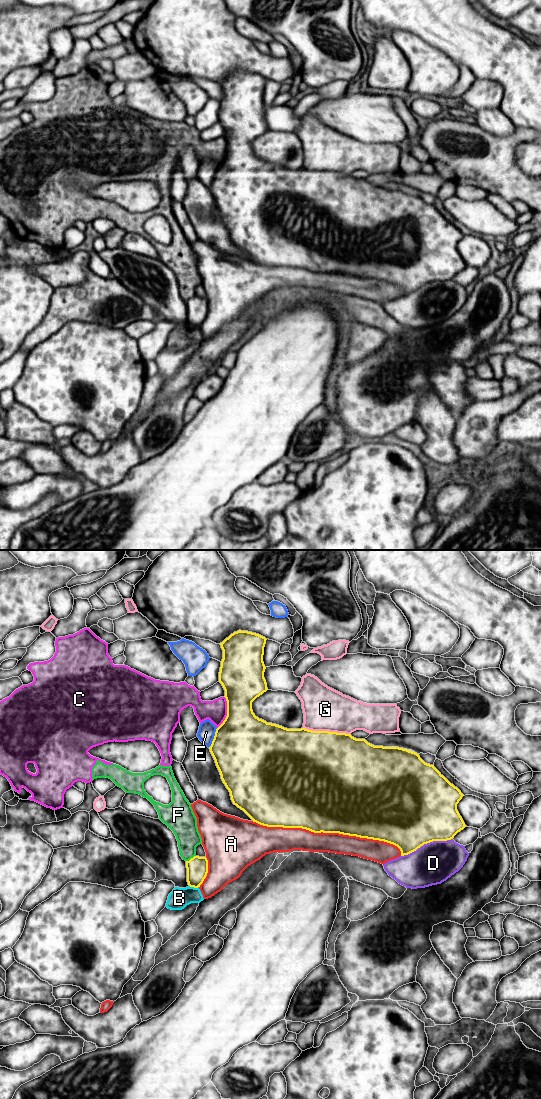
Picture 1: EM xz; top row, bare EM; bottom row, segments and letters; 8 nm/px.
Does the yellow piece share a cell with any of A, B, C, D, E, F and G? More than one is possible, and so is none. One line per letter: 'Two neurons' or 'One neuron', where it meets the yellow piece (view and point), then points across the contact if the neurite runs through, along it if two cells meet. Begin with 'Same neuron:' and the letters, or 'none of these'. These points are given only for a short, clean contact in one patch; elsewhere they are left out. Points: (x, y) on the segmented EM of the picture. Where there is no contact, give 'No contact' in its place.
Same neuron: none of these
A: Two neurons. Touches yellow at xz (329, 832)
B: Two neurons. Touches yellow at xz (194, 887)
C: Two neurons. Touches yellow at xz (227, 712)
D: Two neurons. Touches yellow at xz (426, 843)
E: Two neurons. Touches yellow at xz (214, 738)
F: Two neurons. Touches yellow at xz (191, 858). Boundary: xz (195, 855), (186, 861)
G: Two neurons. Touches yellow at xz (327, 731)

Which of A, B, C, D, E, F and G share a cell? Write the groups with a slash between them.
A / B / C F / D / E / G

